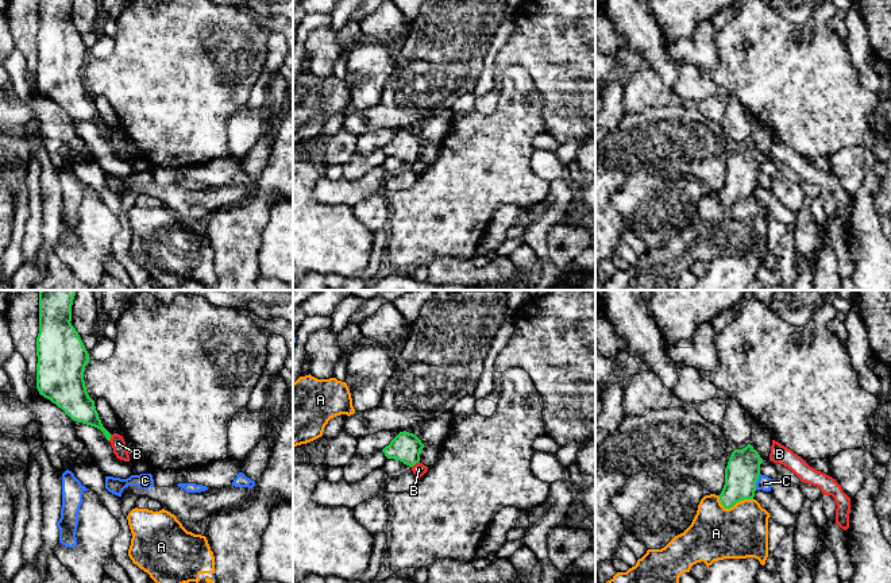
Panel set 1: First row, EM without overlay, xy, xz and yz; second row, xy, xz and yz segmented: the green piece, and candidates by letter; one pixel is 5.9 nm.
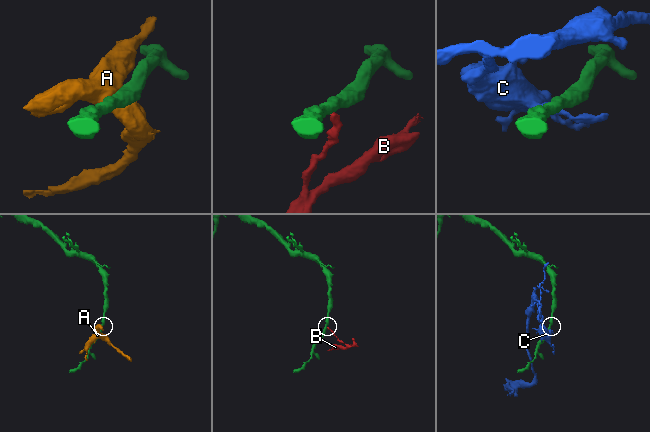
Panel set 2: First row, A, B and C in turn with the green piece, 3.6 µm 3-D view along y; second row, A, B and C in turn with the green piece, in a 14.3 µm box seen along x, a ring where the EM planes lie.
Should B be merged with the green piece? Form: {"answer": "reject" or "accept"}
{"answer": "reject"}

